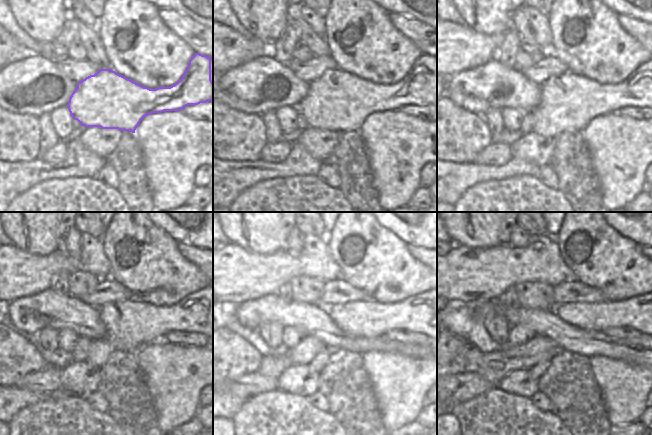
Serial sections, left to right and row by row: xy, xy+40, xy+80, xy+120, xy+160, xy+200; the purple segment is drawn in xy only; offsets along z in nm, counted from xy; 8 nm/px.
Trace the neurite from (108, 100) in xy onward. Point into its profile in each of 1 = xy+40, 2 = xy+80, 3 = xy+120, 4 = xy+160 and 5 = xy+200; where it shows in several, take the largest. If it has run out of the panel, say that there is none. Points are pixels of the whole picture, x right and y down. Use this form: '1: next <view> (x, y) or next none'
1: next xy+40 (337, 101)
2: next xy+80 (569, 102)
3: next xy+120 (131, 324)
4: next xy+160 (416, 313)
5: next xy+200 (640, 313)

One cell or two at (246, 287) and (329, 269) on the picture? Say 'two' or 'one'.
one

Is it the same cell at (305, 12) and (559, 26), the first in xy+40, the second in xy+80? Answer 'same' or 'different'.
different

